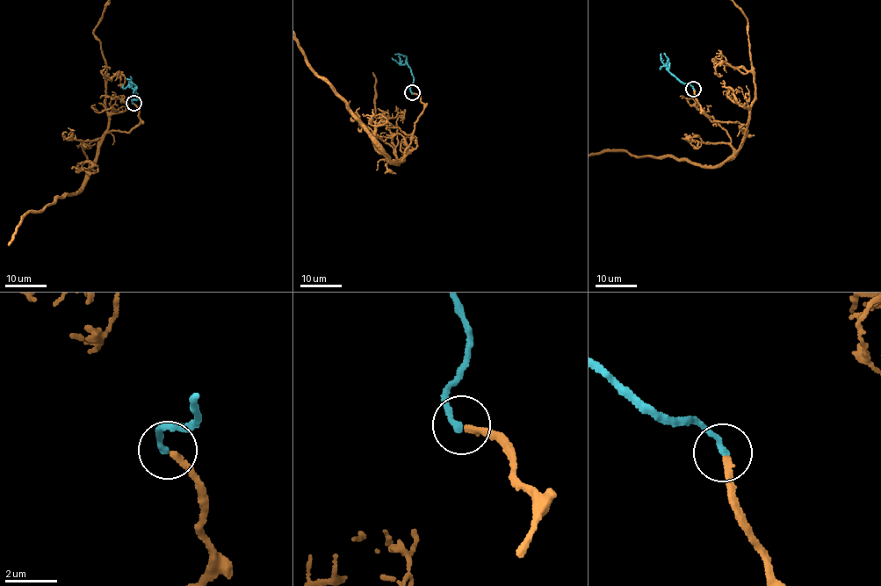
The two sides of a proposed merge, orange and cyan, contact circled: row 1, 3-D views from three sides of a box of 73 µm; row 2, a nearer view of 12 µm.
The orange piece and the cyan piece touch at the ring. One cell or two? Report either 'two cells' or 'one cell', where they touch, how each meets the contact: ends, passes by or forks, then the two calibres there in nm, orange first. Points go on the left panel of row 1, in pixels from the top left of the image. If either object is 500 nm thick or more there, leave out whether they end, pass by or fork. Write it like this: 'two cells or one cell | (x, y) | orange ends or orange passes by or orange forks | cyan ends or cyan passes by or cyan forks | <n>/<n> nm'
one cell | (133, 103) | orange ends | cyan ends | 260/240 nm

